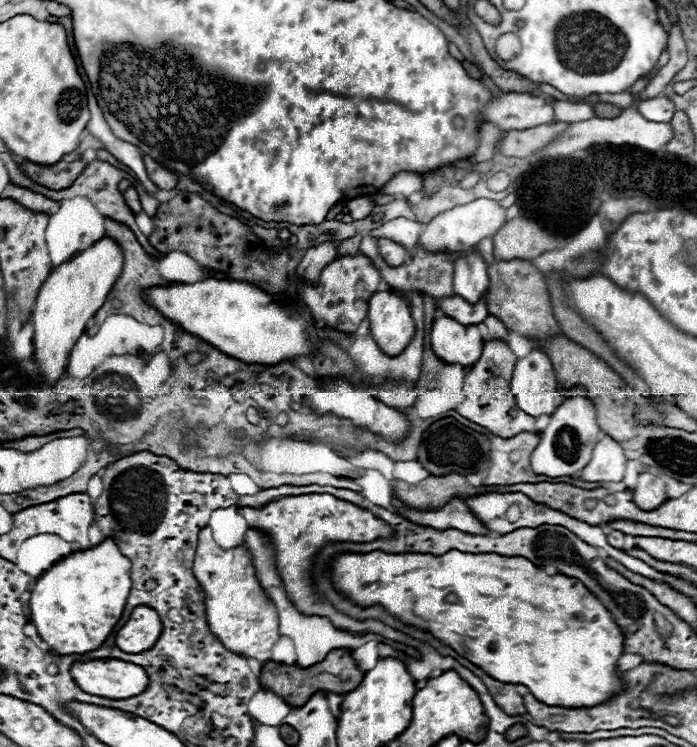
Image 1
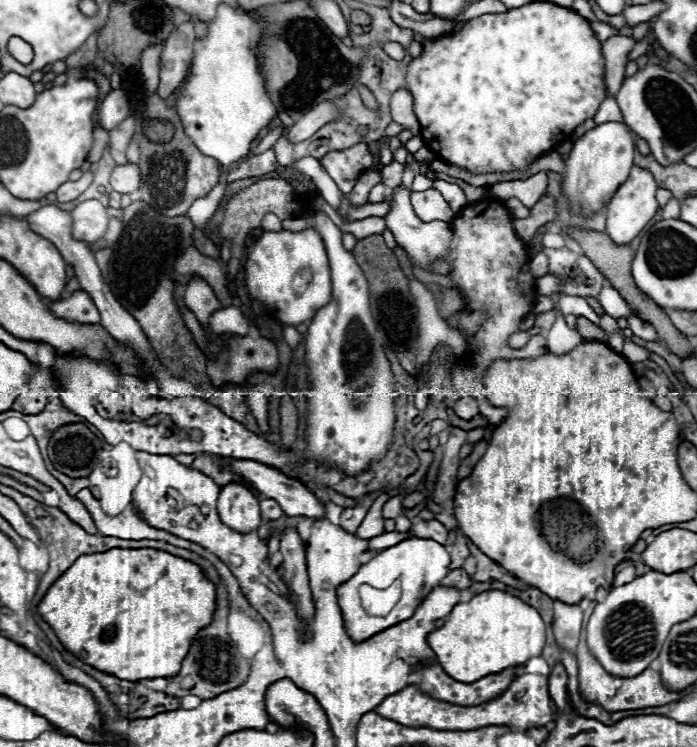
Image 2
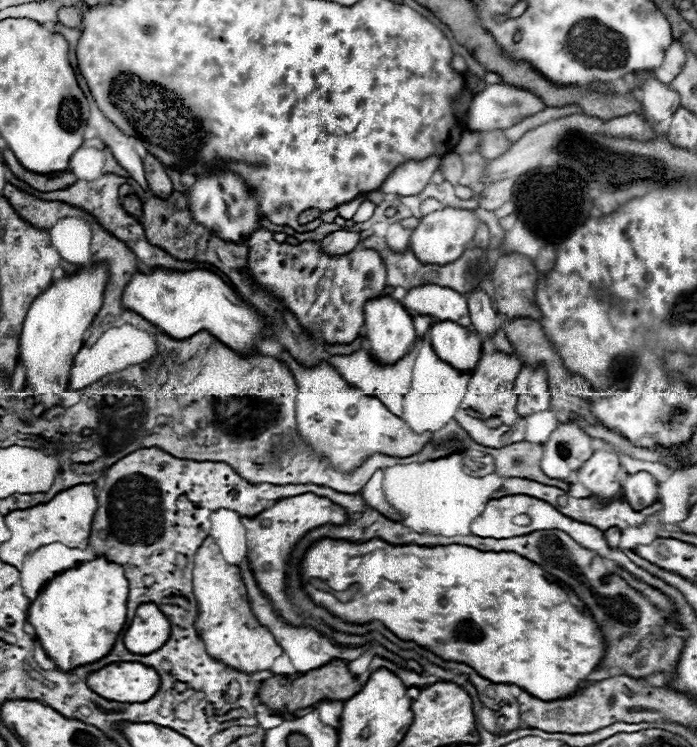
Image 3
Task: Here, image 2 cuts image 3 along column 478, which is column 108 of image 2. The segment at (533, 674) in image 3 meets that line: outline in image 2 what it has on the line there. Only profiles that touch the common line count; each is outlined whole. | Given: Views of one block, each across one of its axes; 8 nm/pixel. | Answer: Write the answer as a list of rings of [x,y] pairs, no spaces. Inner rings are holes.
[[[116,548],[116,550],[106,550],[100,554],[82,554],[44,594],[44,598],[38,604],[38,614],[44,618],[44,622],[50,624],[50,628],[56,632],[58,640],[66,646],[68,652],[72,652],[76,658],[80,658],[84,664],[90,664],[92,668],[106,672],[110,676],[116,676],[120,680],[130,680],[130,682],[138,682],[138,680],[146,680],[146,678],[168,678],[172,674],[180,672],[180,662],[184,660],[184,654],[188,652],[188,646],[192,644],[192,638],[198,634],[200,626],[206,626],[212,618],[212,610],[214,610],[214,584],[206,580],[206,576],[202,574],[202,570],[178,556],[172,556],[168,552],[162,550],[152,550],[152,548]]]

